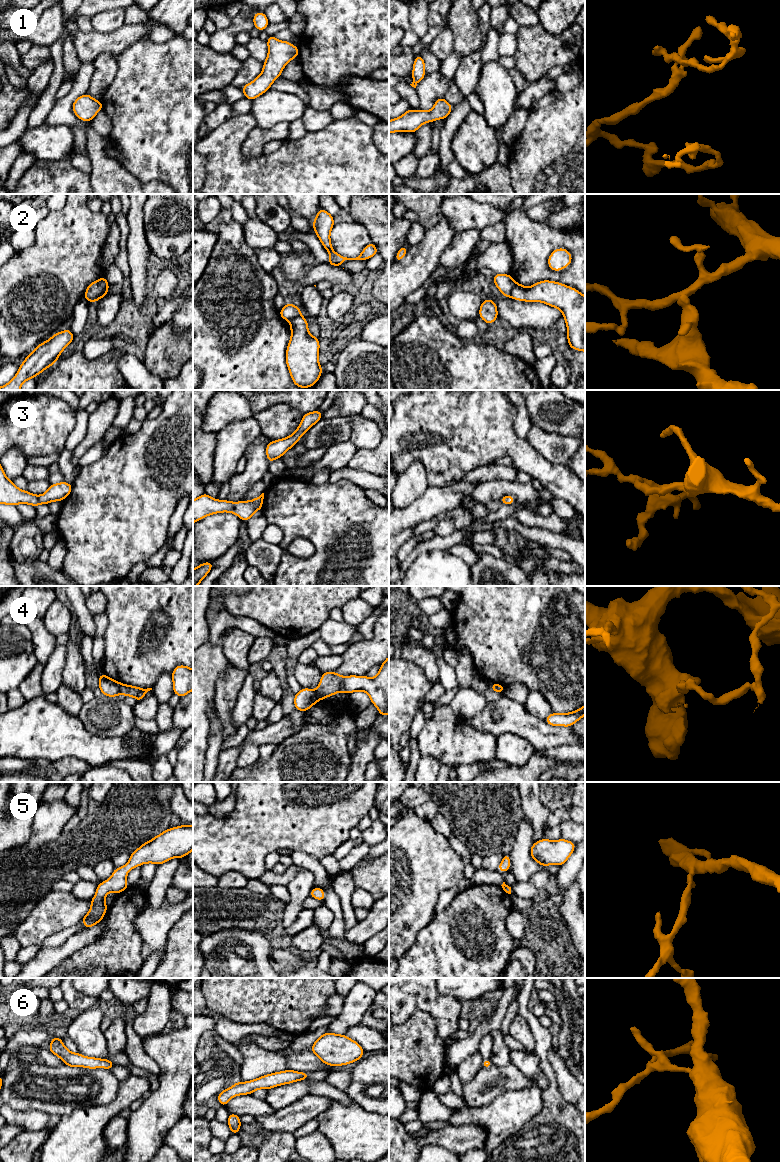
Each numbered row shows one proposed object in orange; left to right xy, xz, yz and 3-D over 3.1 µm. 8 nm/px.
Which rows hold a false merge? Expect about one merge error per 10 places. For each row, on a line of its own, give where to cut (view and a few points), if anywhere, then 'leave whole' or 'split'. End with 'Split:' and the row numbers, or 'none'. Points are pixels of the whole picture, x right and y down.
1: no cut; leave whole
2: cut in yz along (515, 283), (510, 296); split
3: no cut; leave whole
4: cut in xz along (314, 690), (318, 699); split
5: no cut; leave whole
6: no cut; leave whole
Split: 2, 4

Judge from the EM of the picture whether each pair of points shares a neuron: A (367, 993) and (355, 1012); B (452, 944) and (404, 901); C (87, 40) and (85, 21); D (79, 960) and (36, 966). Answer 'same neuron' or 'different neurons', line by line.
A: same neuron
B: different neurons
C: different neurons
D: different neurons

